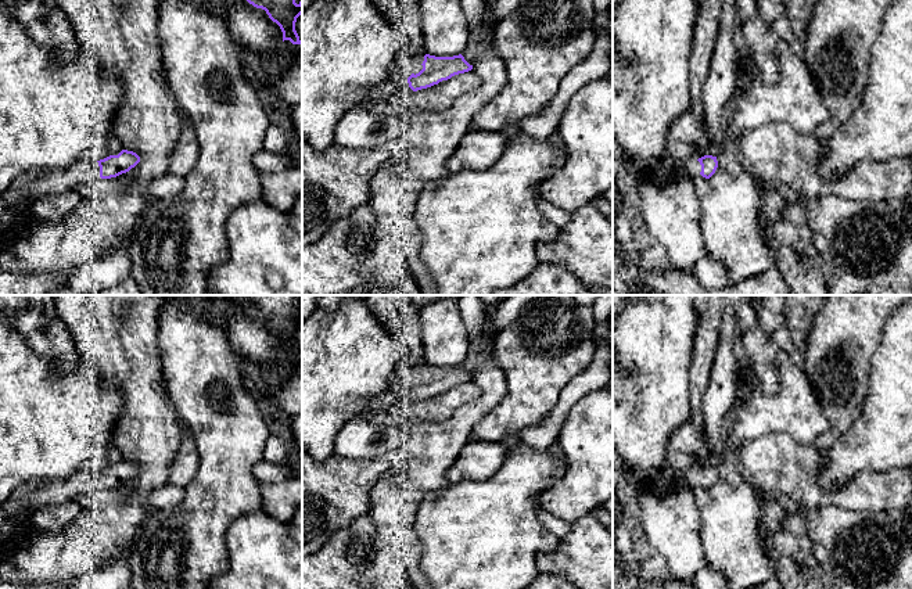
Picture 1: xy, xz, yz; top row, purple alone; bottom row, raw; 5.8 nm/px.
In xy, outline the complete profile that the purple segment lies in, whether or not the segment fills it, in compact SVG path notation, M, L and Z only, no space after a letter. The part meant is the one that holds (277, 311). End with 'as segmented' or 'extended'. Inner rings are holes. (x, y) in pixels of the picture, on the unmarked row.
M238 295L244 302L245 310L256 319L266 322L269 328L276 333L283 342L283 352L301 355L295 341L297 328L302 324L299 295Z | as segmented

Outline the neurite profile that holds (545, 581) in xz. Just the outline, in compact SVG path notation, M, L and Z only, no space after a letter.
M539 574L538 578L525 589L578 589L578 588L559 575Z

